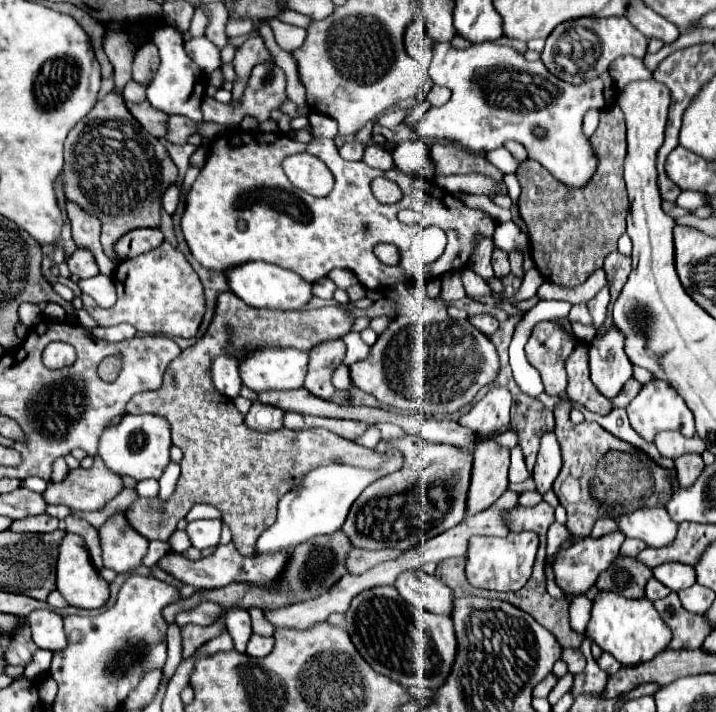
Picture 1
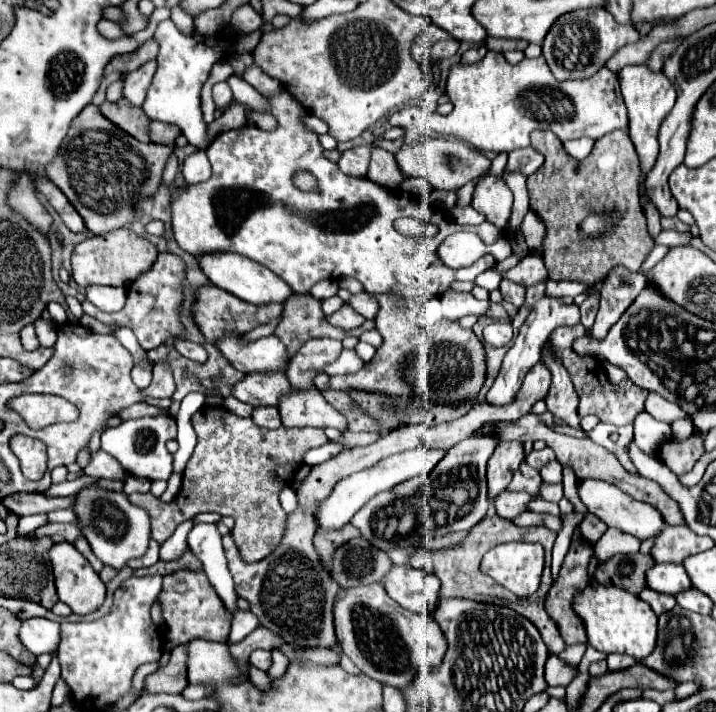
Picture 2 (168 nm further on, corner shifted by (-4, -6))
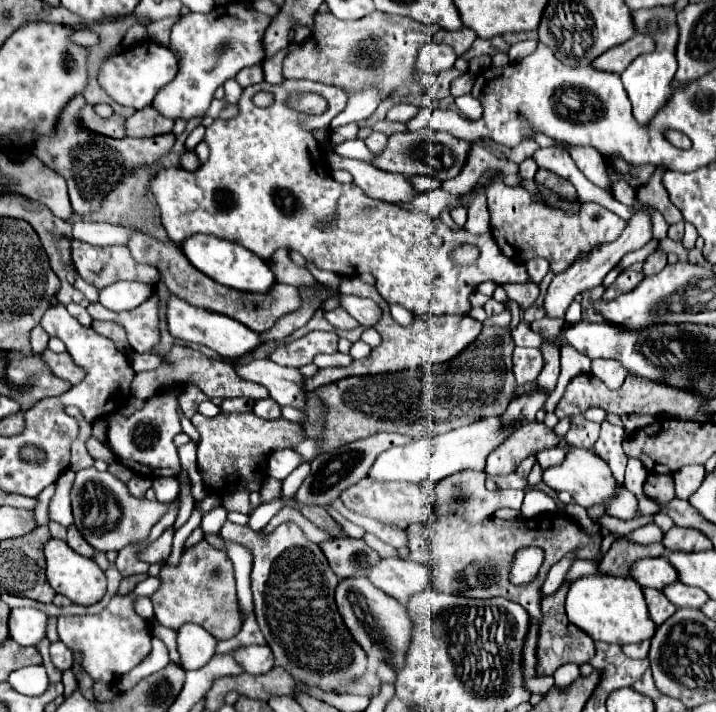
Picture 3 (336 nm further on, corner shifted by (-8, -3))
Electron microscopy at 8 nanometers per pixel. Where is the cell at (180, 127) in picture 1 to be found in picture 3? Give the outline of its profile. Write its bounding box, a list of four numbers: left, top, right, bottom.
[126,106,174,138]

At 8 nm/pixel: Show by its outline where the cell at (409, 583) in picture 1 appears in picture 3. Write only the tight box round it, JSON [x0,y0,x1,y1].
[368,558,430,602]

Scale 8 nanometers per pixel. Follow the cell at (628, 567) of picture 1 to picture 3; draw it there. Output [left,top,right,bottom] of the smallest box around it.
[598,538,666,576]

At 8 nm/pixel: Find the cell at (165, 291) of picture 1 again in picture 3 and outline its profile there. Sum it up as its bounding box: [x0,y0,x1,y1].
[88,296,158,352]

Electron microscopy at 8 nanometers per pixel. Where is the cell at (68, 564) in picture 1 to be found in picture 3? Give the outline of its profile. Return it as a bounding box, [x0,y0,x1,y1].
[44,538,106,606]

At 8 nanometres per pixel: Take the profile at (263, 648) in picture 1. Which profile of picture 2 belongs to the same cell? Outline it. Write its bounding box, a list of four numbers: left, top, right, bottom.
[250,649,272,671]

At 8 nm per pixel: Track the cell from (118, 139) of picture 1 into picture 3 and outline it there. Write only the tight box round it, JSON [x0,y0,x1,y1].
[34,94,174,214]

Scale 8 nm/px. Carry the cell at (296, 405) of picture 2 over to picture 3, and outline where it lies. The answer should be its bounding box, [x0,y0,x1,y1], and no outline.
[236,360,304,408]

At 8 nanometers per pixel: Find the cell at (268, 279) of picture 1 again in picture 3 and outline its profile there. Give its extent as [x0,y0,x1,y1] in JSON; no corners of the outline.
[180,234,276,292]

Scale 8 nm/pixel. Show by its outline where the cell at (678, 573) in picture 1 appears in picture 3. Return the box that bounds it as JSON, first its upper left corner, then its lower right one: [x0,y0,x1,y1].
[630,558,678,590]

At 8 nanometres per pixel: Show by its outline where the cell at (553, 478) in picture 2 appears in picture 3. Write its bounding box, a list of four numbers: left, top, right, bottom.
[536,446,566,468]

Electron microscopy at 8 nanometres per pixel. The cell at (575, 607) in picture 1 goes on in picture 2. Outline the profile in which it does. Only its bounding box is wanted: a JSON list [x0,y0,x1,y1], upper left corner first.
[560,645,586,665]

